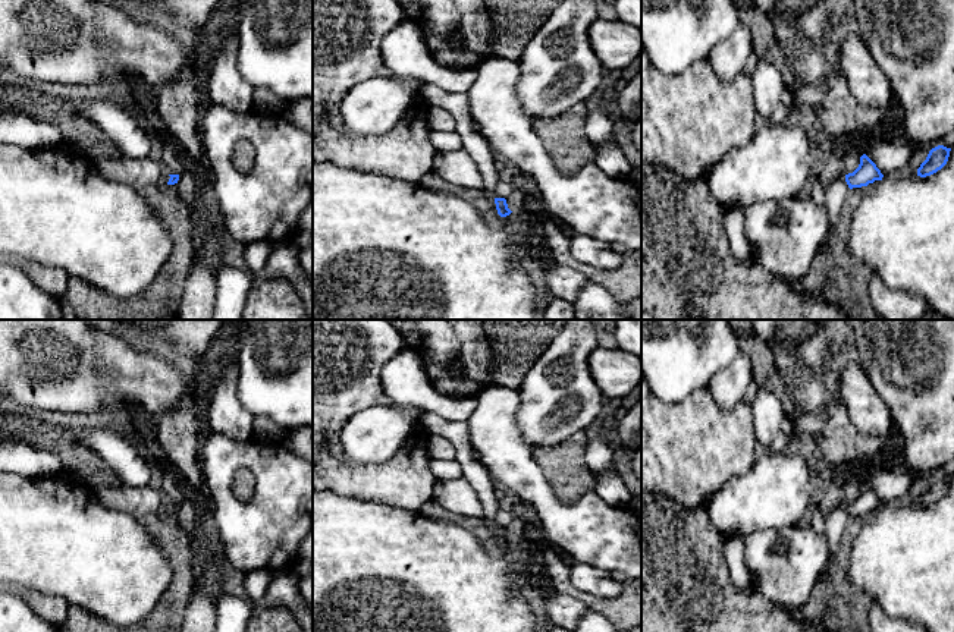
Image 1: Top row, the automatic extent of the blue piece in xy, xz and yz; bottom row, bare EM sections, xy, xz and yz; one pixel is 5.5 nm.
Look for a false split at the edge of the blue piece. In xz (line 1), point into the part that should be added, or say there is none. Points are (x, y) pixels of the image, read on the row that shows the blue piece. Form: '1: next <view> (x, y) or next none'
1: next none

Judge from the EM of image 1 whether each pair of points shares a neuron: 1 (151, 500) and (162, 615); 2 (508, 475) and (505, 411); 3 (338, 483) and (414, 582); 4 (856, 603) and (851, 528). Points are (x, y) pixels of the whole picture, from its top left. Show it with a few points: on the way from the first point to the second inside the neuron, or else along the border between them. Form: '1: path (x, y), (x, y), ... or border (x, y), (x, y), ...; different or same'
1: path (163, 528), (172, 537), (179, 552), (179, 587); same
2: path (508, 459), (505, 455), (505, 427); same
3: border (328, 489), (345, 496), (382, 503); different
4: path (840, 584), (840, 560), (844, 547); same

